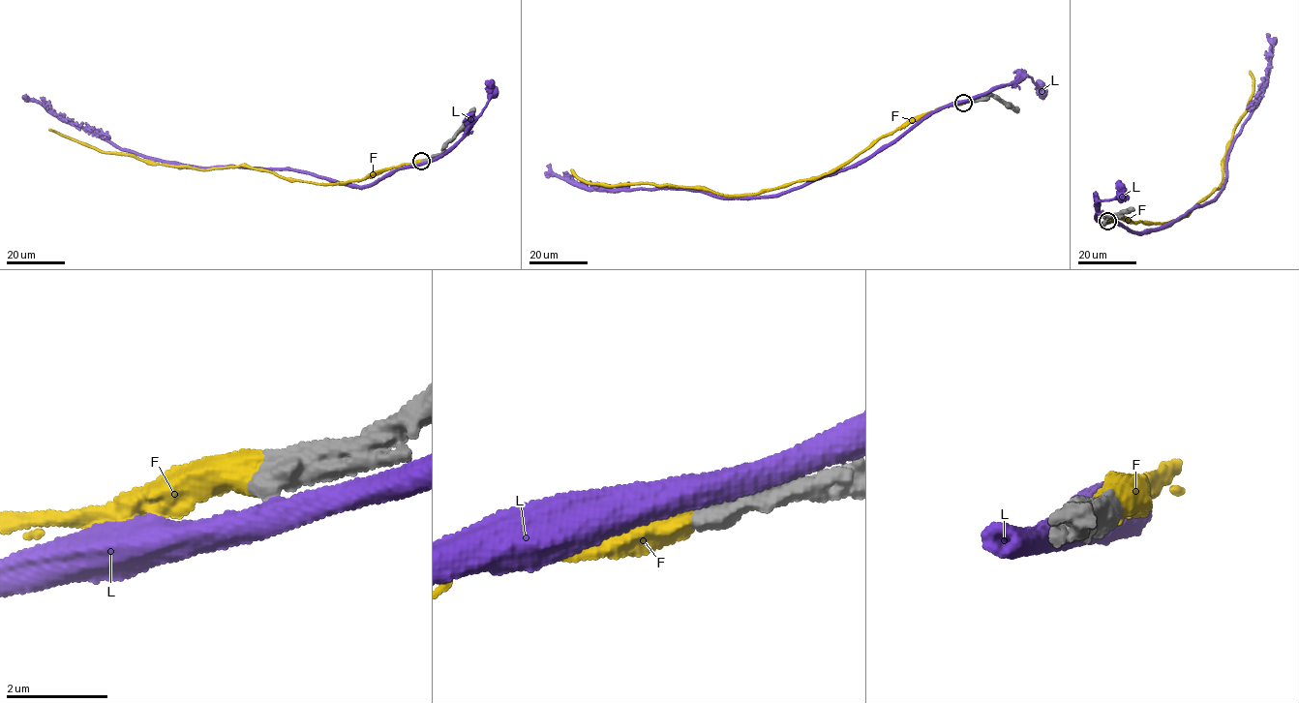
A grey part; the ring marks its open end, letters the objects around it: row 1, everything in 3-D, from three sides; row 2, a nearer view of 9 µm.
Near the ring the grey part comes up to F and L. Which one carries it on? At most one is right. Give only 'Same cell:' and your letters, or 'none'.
Same cell: F

